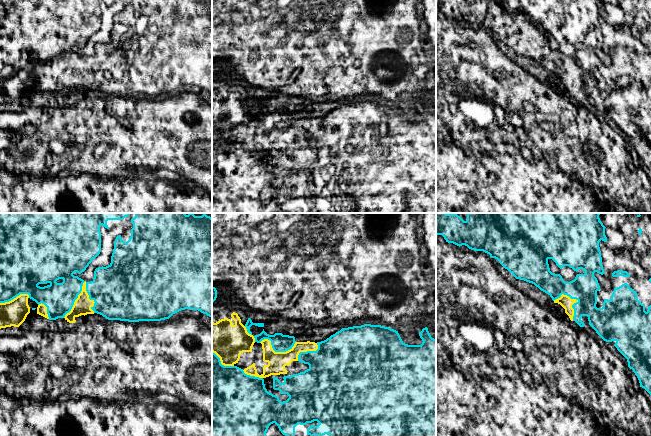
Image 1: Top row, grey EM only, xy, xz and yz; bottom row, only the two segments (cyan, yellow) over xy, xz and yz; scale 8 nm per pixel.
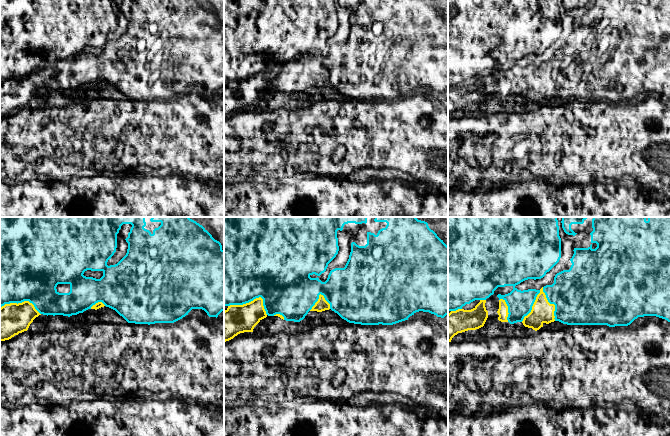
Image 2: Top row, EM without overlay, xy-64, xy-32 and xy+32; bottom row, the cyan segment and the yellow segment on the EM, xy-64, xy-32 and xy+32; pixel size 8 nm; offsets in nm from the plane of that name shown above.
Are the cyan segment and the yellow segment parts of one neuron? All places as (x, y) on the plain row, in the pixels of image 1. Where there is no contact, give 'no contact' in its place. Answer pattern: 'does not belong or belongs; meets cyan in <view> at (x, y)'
belongs; meets cyan in xy at (76, 74)

